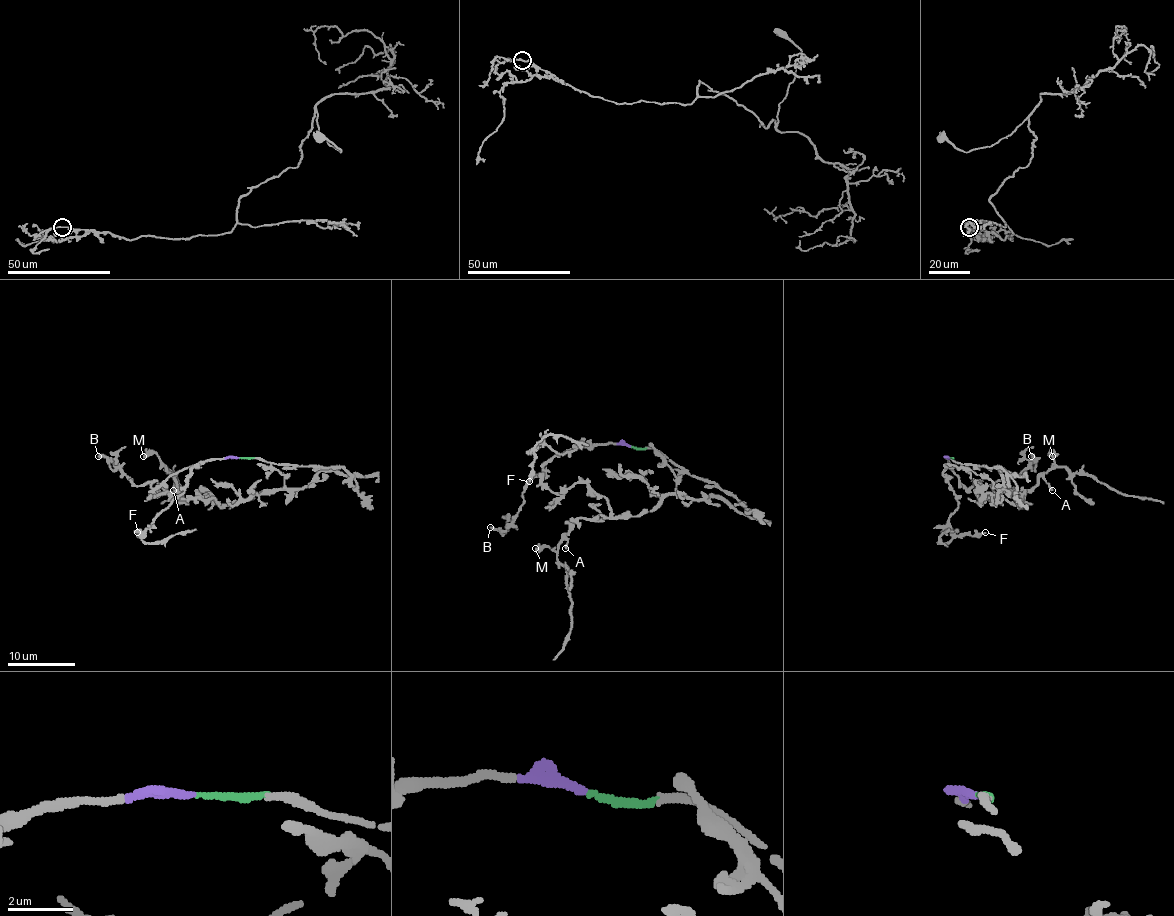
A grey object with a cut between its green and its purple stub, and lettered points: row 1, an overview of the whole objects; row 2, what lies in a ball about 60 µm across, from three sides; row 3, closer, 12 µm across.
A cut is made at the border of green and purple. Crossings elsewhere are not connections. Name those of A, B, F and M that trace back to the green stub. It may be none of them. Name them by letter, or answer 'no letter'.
A, M

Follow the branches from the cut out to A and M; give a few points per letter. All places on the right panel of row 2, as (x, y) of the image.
A: (950, 457), (979, 475), (986, 475), (996, 489), (1011, 490), (1021, 504), (1021, 497), (1041, 477), (1053, 490)
M: (950, 457), (986, 475), (996, 489), (1011, 490), (1021, 504), (1021, 497), (1051, 467), (1049, 453), (1053, 457)

